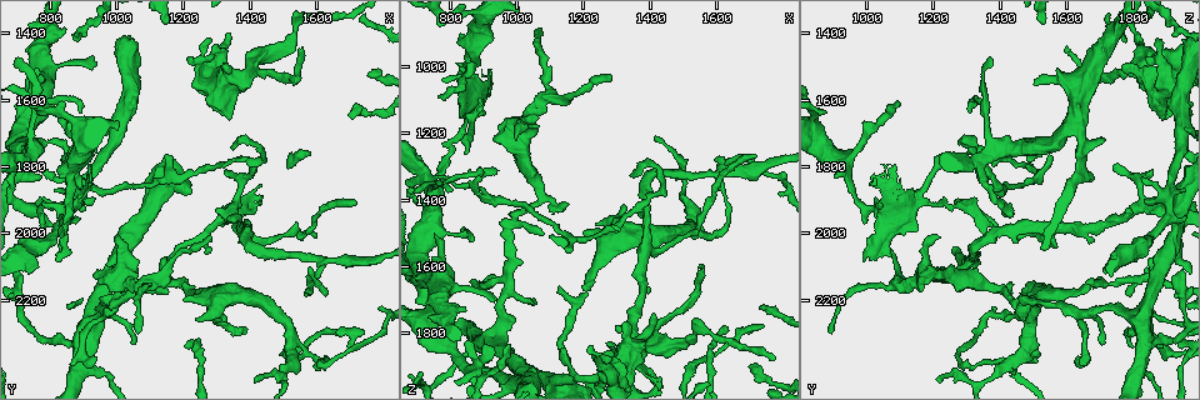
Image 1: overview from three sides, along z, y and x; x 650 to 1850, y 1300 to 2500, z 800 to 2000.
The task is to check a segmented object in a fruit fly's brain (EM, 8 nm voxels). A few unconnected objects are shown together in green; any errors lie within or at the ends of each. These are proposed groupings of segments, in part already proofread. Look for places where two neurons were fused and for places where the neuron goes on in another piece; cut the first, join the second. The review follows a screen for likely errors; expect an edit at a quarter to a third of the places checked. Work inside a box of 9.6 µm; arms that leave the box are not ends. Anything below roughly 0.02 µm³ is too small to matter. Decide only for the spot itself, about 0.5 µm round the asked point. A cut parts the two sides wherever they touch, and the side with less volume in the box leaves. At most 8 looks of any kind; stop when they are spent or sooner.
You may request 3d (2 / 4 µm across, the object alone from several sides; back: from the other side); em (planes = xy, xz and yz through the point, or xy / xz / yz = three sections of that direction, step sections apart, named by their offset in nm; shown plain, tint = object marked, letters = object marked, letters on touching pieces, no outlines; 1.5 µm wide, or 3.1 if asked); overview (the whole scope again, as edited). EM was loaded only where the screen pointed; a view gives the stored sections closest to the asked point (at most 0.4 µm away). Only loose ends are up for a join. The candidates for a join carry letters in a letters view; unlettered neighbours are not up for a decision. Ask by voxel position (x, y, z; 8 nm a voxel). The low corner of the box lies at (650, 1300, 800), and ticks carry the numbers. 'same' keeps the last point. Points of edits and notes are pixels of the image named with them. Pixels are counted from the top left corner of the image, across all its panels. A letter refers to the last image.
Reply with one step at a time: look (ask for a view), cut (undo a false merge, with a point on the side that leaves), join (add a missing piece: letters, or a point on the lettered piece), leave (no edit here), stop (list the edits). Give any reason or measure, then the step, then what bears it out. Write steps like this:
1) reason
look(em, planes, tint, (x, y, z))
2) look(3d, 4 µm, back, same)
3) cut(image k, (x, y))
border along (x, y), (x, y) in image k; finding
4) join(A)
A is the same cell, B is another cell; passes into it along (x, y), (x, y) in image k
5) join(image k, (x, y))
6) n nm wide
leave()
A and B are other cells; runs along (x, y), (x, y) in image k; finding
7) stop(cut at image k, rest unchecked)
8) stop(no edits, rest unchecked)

three-way junction
look(em, xy, step 8, tint, (1080, 2150, 1090))

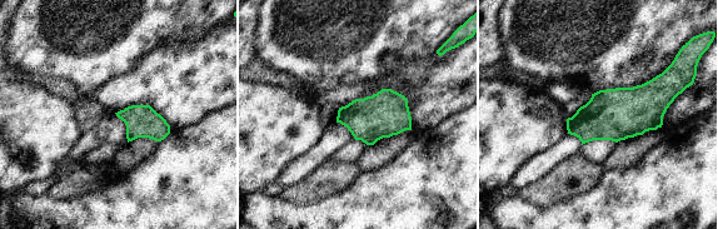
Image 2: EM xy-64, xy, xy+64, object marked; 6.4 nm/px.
look(em, planes, letters, same)

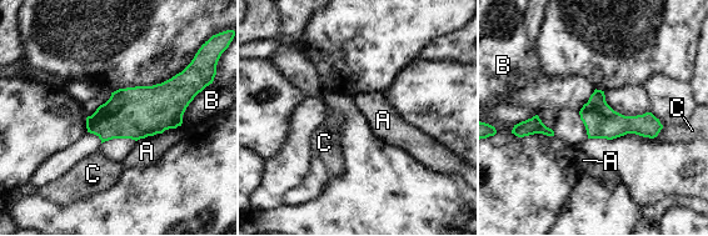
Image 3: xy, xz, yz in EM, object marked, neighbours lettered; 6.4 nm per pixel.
220 nm wide
leave()
A, B and C are other cells; border along (202, 91), (187, 108), (180, 124) in image 3; one neuron here

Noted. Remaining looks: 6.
an open end
look(em, planes, letters, (770, 1630, 1090))

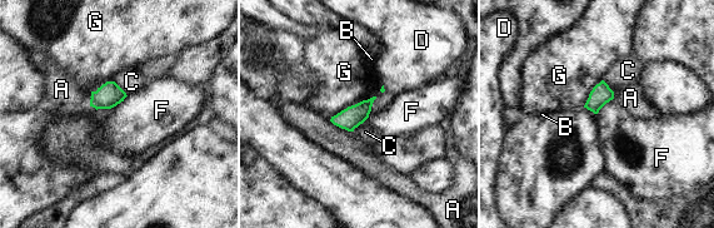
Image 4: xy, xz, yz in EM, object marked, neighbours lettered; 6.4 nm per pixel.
120 nm wide
leave()
A, B, C, D, F and G are other cells; no lettered piece goes on from it

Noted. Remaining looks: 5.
look(em, planes, letters, (900, 1630, 1300))

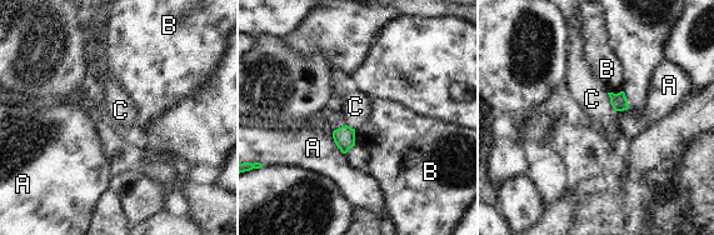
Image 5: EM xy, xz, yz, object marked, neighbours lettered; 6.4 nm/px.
80 nm wide
leave()
A, B and C are other cells; border along (607, 93), (610, 105), (618, 111) in image 5; no lettered piece goes on from it

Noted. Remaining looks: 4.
stop(no edits, rest unchecked)

